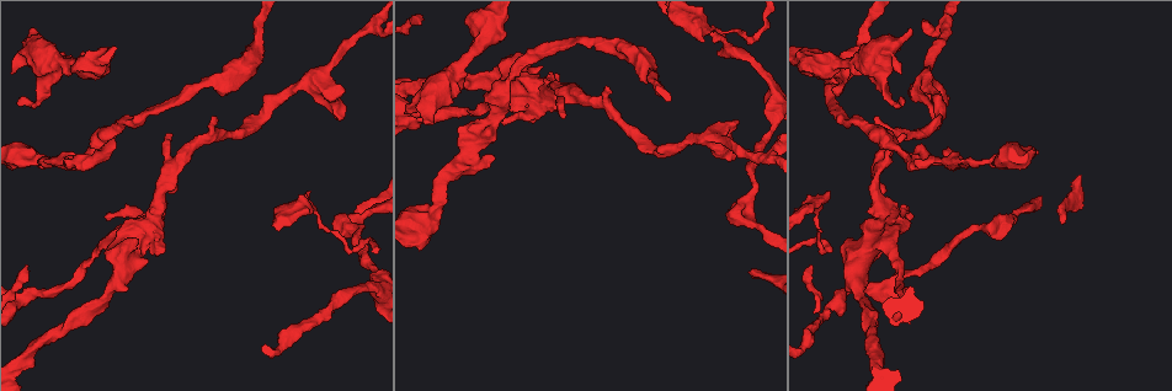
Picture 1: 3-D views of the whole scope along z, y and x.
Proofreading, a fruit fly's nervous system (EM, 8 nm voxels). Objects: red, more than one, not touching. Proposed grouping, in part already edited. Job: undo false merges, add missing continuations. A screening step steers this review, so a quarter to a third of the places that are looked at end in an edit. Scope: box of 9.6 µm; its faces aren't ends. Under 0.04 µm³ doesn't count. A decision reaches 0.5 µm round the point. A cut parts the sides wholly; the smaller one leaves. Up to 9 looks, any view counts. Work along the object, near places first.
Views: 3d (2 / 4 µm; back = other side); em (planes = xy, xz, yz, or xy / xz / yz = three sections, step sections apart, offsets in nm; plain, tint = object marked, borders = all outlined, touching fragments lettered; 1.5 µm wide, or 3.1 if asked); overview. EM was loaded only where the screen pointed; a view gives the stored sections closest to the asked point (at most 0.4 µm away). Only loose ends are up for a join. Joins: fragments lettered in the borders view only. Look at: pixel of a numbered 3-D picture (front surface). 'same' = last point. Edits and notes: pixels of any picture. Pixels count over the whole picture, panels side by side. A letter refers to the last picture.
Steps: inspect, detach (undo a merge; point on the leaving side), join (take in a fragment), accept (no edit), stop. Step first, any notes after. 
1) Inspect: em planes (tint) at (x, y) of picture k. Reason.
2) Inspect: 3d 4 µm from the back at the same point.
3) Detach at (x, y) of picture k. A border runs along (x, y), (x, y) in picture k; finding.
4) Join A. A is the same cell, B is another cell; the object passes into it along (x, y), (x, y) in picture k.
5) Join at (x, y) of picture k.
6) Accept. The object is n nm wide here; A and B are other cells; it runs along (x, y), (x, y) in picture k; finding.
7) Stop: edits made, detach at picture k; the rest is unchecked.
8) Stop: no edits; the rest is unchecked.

Inspect: em planes (borders) at (162, 249) of picture 1.

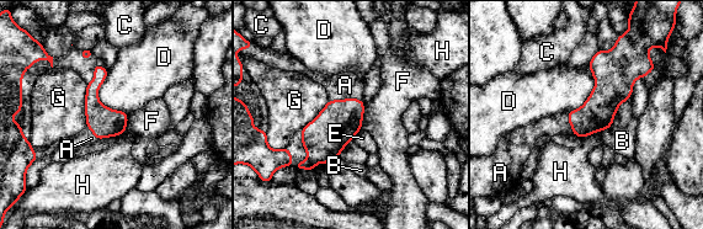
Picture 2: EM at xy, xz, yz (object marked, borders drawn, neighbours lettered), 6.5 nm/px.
Join A. A is the same cell, B, C, D, E, F, G and H are other cells; it goes on there.

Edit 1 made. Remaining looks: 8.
Inspect: em xz step 4 (borders) at (900, 135) of picture 1. An open end.

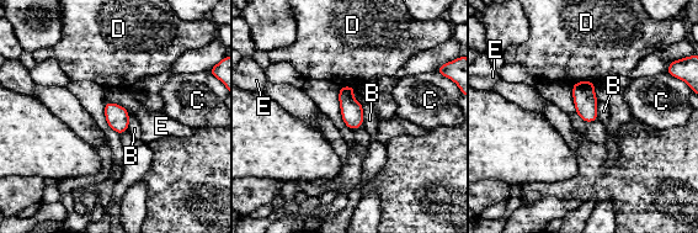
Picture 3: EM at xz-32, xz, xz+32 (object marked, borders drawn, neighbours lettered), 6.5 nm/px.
Inspect: em planes (borders) at the same point. Cut it another way.

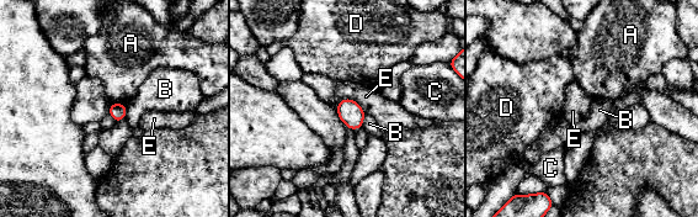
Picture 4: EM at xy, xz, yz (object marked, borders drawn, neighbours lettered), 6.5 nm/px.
Accept. The object is 110 nm wide here; A, B, C, D and E are other cells; a border runs along (337, 102), (353, 99), (366, 112) in picture 4; no lettered fragment goes on from it.

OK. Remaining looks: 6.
Inspect: em planes (tint) at (909, 29) of picture 1. Free end.

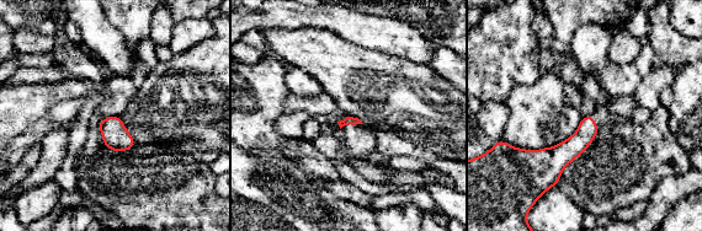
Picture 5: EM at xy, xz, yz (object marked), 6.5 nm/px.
Inspect: em planes (borders) at the same point. See the neighbours.

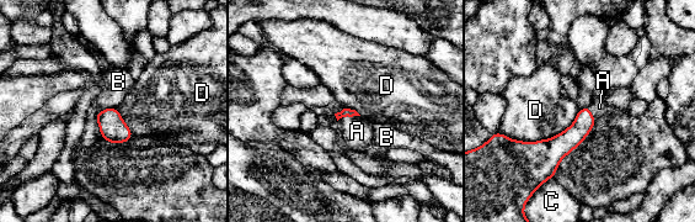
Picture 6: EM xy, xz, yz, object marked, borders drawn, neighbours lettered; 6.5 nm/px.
Join A. The longest contact is with D, 550 nm; A is the same cell, B, C and D are other cells; it goes on there.

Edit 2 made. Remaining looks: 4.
Inspect: overview.

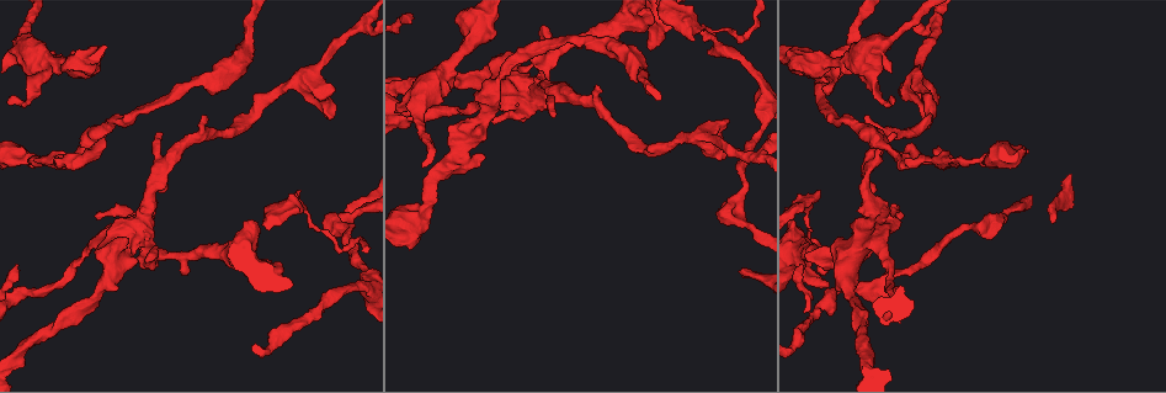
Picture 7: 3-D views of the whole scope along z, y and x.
Inspect: em xz step 4 (borders) at (742, 39) of picture 7. Sharp bend.

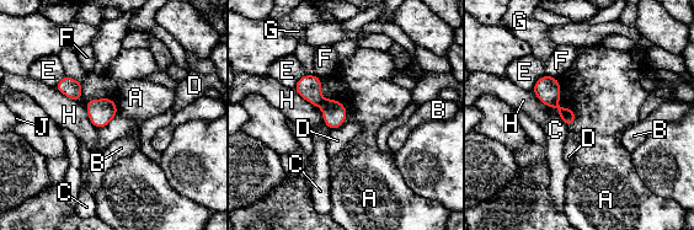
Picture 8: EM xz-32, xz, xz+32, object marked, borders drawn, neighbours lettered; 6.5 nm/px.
Detach at (309, 87) of picture 8. A, B, C, D, E, F, G, H and J are other cells; a border runs along (324, 101), (320, 106) in picture 8; a second cell is stuck on.

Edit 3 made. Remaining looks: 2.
Stop: edits made, join at picture 2, join at picture 6, detach at picture 8; the rest is unchecked.

